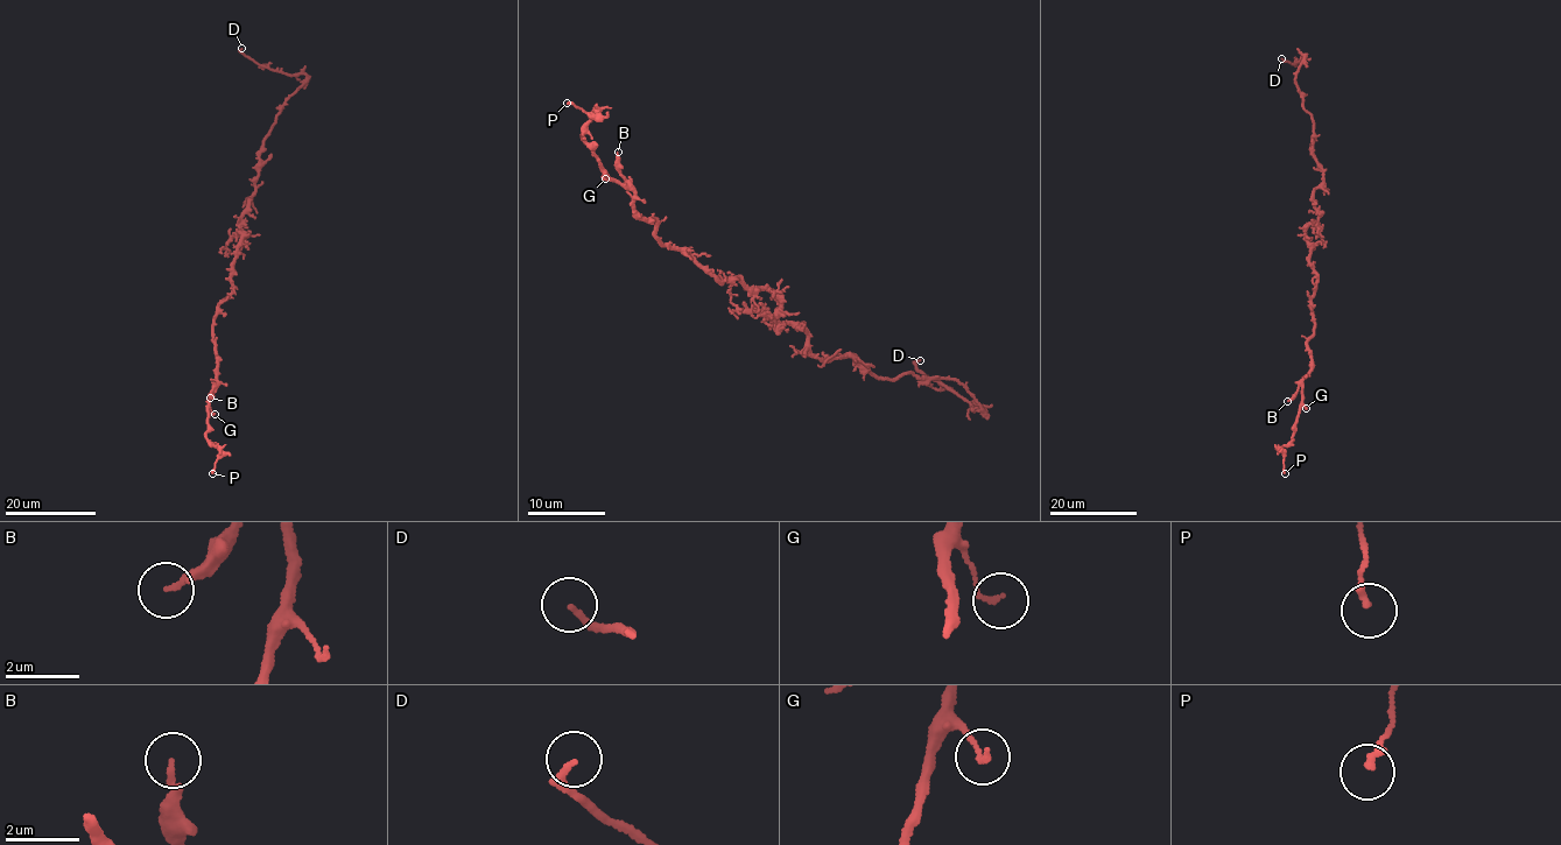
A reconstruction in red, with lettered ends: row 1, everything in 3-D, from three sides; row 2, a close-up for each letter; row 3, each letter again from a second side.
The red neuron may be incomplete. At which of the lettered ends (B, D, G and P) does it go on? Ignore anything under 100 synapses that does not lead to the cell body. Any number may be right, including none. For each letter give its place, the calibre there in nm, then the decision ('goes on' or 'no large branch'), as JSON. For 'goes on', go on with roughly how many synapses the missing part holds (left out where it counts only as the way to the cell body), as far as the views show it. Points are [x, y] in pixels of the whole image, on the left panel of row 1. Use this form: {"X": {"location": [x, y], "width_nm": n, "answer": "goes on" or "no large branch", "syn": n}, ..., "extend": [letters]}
{"B": {"location": [210, 398], "width_nm": 160, "answer": "no large branch"}, "D": {"location": [241, 48], "width_nm": 160, "answer": "goes on"}, "G": {"location": [215, 414], "width_nm": 130, "answer": "no large branch"}, "P": {"location": [212, 473], "width_nm": 180, "answer": "no large branch"}, "extend": ["D"]}

